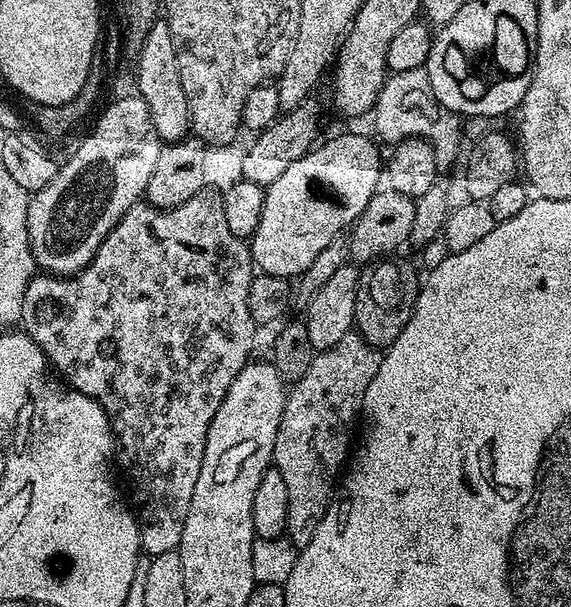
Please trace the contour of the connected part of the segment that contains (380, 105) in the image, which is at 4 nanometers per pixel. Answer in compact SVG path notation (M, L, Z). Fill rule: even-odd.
M424 68L391 73L378 94L376 107L370 113L371 120L376 127L375 135L381 141L384 139L399 142L409 140L412 136L420 136L426 142L430 142L430 146L434 146L434 158L441 170L448 170L460 152L461 117L446 110L436 101L430 90L428 73Z

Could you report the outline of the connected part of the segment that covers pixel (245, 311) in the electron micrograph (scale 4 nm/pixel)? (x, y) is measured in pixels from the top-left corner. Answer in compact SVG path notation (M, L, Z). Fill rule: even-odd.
M201 190L198 194L194 194L194 198L190 198L190 202L182 202L182 206L178 206L177 208L165 208L161 210L147 202L134 205L130 210L126 210L126 214L114 226L114 230L110 230L110 234L106 234L102 246L98 246L94 258L85 268L77 272L74 276L53 276L51 274L37 274L33 276L32 281L26 286L26 298L22 302L23 331L27 332L28 336L34 342L38 342L38 346L44 352L44 356L48 359L49 365L59 373L63 383L74 390L78 390L82 394L86 394L90 398L94 398L100 403L102 410L108 415L114 441L114 460L119 467L121 464L121 466L128 471L128 480L132 483L133 494L136 495L134 511L137 520L140 521L140 547L149 557L157 556L158 554L166 554L167 552L175 552L179 549L180 539L182 538L182 526L186 526L186 510L190 510L190 498L194 498L194 482L198 482L198 470L202 470L202 454L206 450L206 434L210 430L210 422L214 418L214 414L218 414L218 406L222 406L222 398L226 398L226 394L230 390L234 378L244 369L244 365L249 363L251 356L248 355L252 352L252 343L255 342L256 332L258 332L257 324L250 318L250 306L248 305L248 291L250 290L250 282L254 275L251 247L249 247L245 241L239 240L230 230L230 225L226 222L226 209L222 206L222 202L224 201L223 195L221 195L219 191L208 191L209 190Z

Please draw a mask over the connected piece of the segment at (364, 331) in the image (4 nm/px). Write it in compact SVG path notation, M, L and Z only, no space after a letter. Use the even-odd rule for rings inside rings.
M381 258L360 268L354 328L377 350L387 350L402 334L416 305L418 276L416 280L415 270L406 261L396 259L400 258Z

